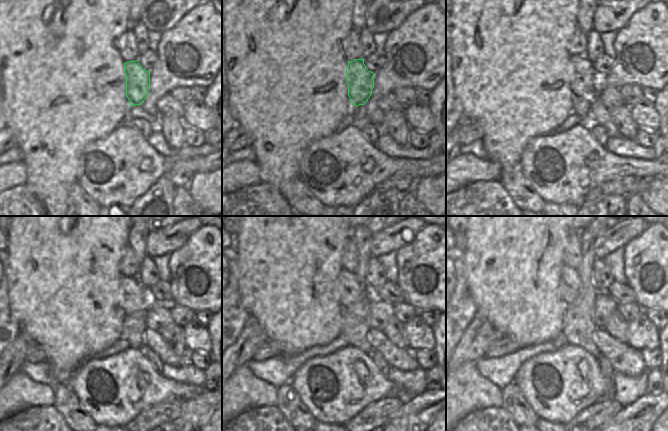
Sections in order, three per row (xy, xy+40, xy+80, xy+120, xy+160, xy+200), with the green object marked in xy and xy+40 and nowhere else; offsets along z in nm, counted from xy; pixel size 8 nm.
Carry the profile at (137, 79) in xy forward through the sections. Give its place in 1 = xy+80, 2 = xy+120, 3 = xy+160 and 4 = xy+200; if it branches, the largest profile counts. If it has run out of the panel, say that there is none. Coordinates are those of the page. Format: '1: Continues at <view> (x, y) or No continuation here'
1: Continues at xy+80 (583, 79)
2: Continues at xy+120 (133, 297)
3: Continues at xy+160 (351, 289)
4: Continues at xy+200 (569, 278).

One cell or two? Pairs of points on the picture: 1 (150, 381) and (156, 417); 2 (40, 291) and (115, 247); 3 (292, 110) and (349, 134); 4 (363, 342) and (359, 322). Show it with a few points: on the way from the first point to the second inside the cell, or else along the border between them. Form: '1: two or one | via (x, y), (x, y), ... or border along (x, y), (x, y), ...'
1: two | border along (177, 399), (157, 402), (134, 418)
2: one | via (59, 273), (81, 251), (99, 253)
3: two | border along (335, 130), (332, 134), (314, 141)
4: one | via (359, 337), (359, 327)

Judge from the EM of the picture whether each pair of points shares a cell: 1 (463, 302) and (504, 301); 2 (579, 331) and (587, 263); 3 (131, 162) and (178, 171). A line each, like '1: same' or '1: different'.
1: different
2: same
3: different

